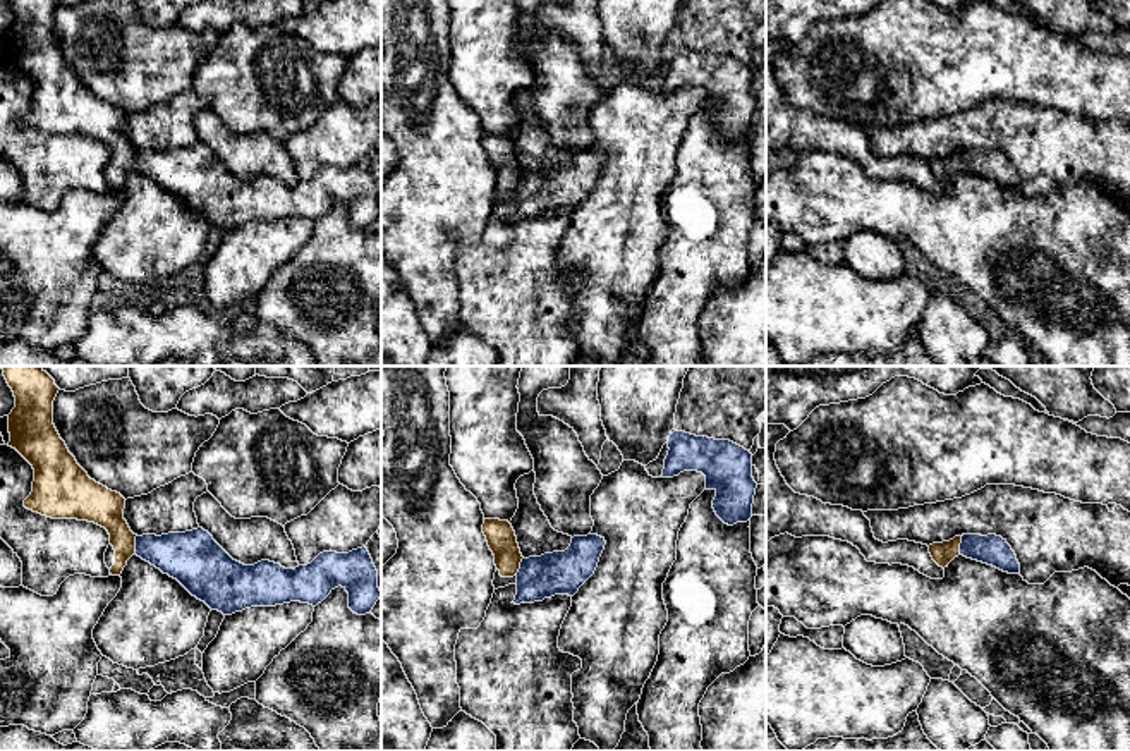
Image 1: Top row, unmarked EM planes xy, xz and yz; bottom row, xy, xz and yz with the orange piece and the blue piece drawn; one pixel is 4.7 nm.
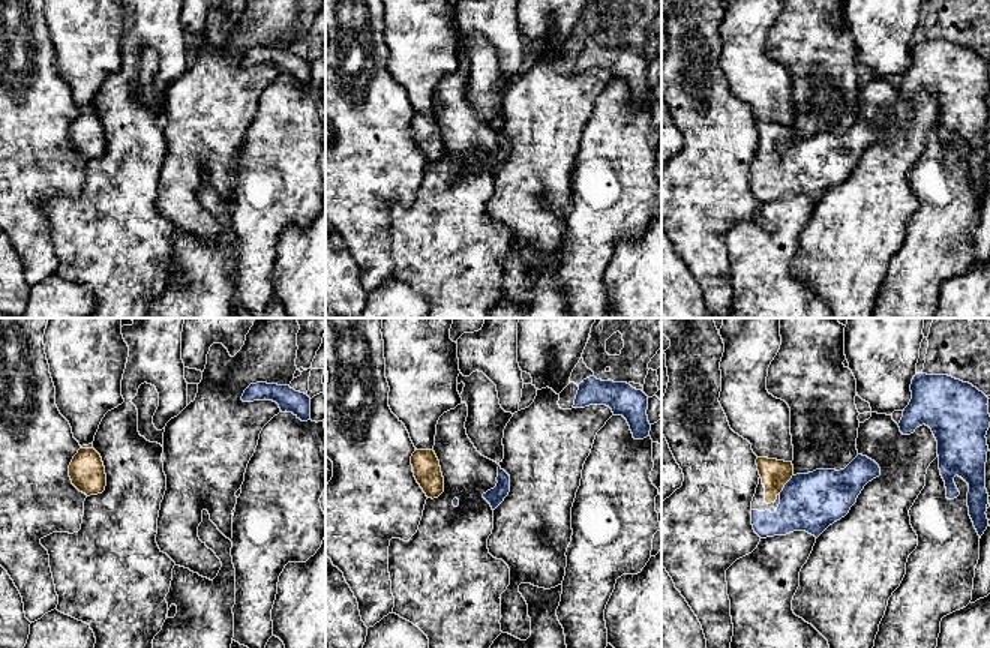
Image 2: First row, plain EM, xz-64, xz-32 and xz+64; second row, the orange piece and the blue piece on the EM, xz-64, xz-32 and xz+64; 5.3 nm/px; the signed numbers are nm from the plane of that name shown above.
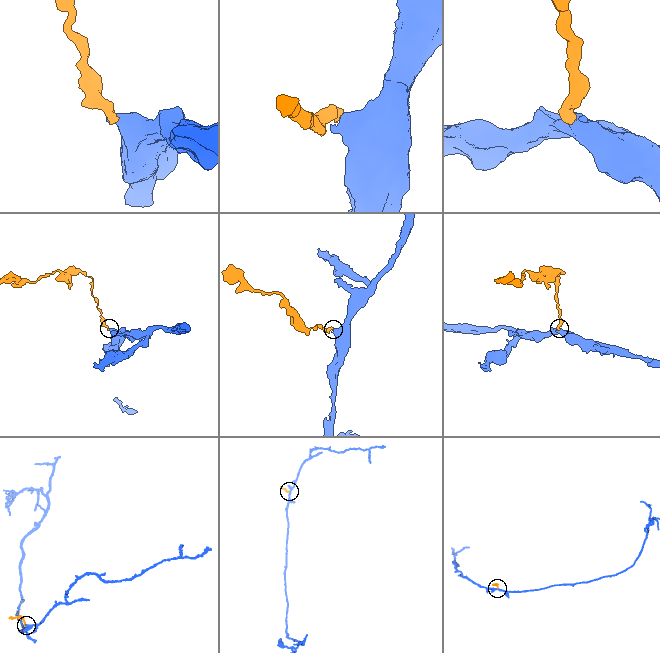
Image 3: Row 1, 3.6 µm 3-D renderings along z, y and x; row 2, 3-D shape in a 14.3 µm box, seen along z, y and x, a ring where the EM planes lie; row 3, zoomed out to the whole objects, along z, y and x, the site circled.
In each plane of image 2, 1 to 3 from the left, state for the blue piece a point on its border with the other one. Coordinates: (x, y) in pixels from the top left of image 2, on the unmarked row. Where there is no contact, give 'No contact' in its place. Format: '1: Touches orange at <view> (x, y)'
1: No contact
2: No contact
3: Touches orange at xz+64 (786, 146)

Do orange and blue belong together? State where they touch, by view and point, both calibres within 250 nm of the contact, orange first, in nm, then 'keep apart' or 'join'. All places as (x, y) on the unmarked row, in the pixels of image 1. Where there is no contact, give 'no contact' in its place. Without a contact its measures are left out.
yz (959, 160) | 100/140 nm | join

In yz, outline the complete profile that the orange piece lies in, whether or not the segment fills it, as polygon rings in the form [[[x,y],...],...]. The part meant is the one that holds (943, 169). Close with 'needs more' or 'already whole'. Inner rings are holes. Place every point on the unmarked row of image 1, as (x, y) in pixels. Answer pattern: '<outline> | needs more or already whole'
[[[963,150],[955,151],[950,156],[929,160],[929,168],[939,182],[948,182],[948,179],[963,170],[967,174],[993,180],[1008,189],[1020,189],[1020,179],[1017,175],[1012,162],[996,150]]] | needs more

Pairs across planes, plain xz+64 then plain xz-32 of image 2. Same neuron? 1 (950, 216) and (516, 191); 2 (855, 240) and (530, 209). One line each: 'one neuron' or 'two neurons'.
1: two neurons
2: one neuron

